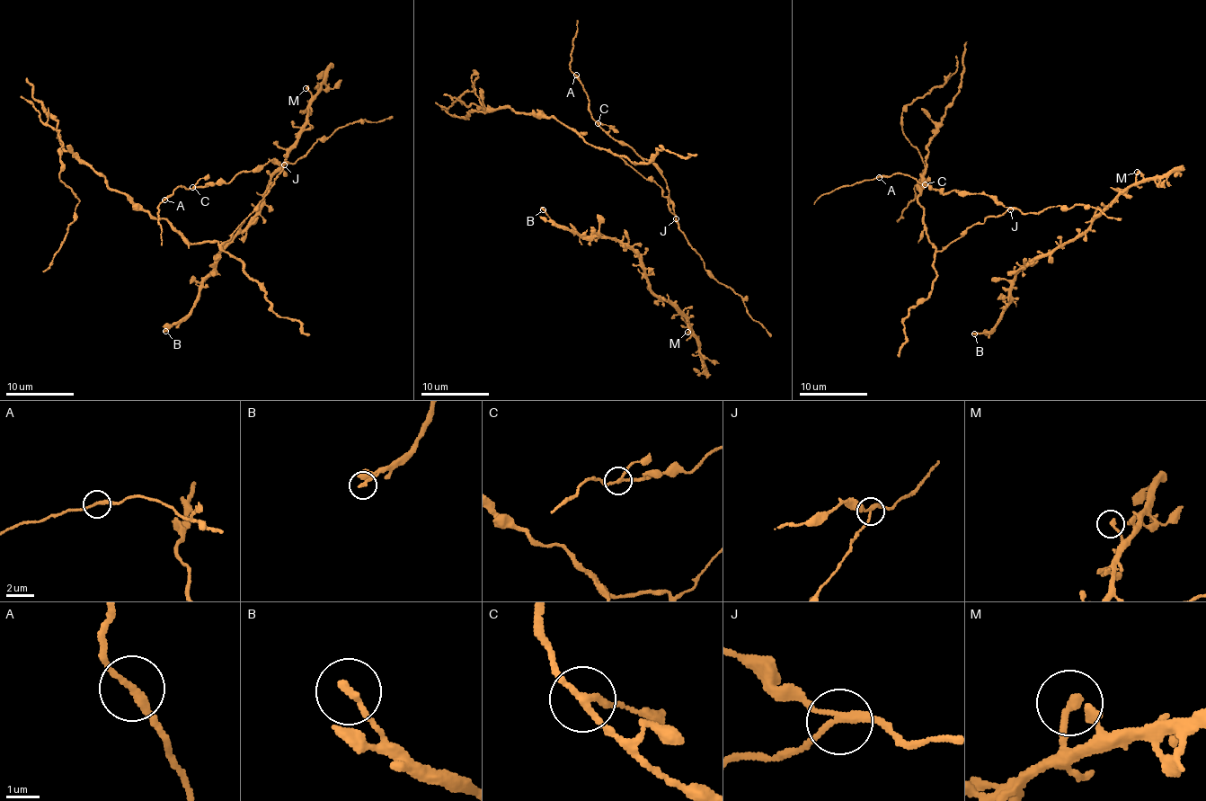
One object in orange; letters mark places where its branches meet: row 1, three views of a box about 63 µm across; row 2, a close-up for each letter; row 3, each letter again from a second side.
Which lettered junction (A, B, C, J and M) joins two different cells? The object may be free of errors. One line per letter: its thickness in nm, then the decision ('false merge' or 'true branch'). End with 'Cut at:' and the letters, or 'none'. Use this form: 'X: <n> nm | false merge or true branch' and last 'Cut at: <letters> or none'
A: 200 nm | true branch
B: 240 nm | true branch
C: 180 nm | true branch
J: 180 nm | false merge
M: 280 nm | true branch
Cut at: J

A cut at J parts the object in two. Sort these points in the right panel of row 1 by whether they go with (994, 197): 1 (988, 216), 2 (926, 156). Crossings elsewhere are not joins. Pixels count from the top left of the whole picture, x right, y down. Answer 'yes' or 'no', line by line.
1: no
2: no

